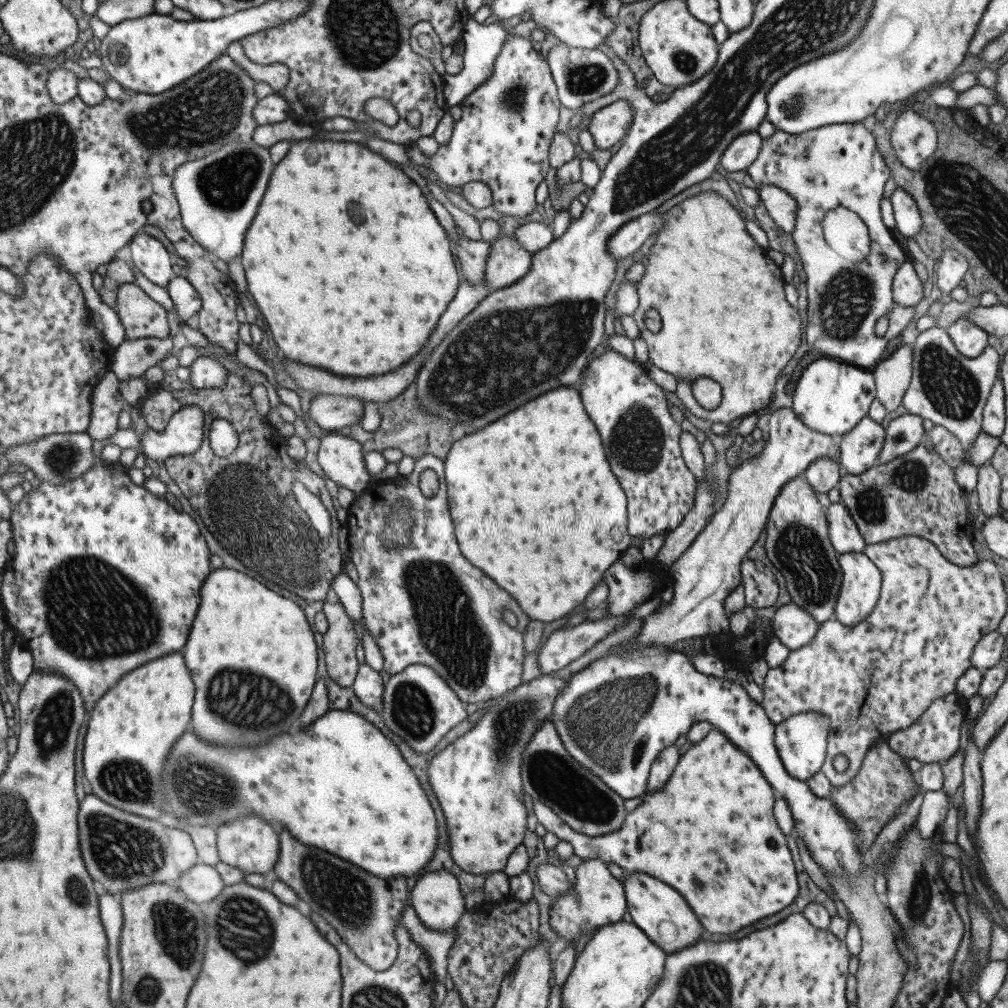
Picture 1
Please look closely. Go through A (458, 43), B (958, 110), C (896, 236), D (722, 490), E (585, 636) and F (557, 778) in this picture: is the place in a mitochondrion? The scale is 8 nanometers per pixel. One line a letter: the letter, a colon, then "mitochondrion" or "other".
A: other
B: other
C: other
D: other
E: other
F: mitochondrion

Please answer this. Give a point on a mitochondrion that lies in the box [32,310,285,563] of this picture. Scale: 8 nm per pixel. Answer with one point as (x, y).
(60, 458)

